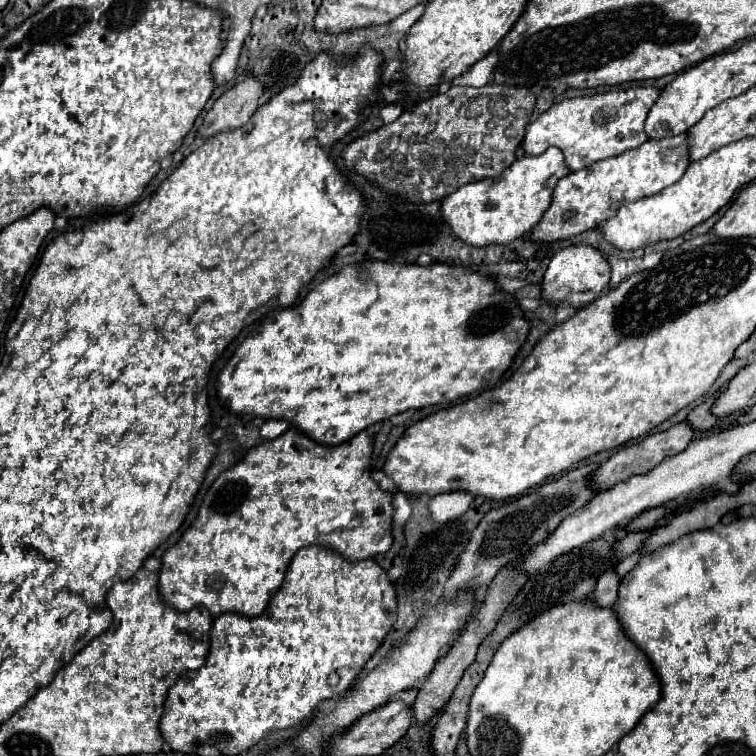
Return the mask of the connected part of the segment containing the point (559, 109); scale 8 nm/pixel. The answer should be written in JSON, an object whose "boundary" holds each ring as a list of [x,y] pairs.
{"boundary":[[[630,87],[628,91],[608,91],[588,97],[564,99],[562,103],[552,105],[526,127],[526,135],[520,147],[526,155],[532,157],[542,155],[550,145],[556,145],[562,149],[564,163],[570,171],[586,169],[600,159],[616,157],[648,141],[644,133],[644,119],[658,99],[658,93],[660,91],[654,87]]]}

